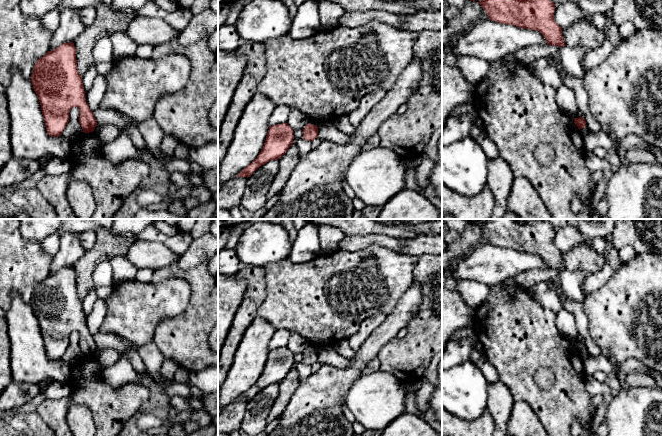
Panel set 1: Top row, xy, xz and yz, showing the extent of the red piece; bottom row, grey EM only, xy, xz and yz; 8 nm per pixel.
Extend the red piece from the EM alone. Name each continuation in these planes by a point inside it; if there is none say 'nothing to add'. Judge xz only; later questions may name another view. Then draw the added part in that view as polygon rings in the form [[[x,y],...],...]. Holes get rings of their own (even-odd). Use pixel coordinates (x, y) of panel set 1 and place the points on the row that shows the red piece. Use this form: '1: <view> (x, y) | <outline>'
nothing to add

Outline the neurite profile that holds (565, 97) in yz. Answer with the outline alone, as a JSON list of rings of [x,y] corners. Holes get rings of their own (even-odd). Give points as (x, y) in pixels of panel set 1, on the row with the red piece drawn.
[[[563,84],[556,89],[556,102],[560,110],[571,117],[578,111],[574,91]]]

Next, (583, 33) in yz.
[[[585,19],[577,21],[568,28],[562,29],[565,46],[584,47],[587,54],[599,47],[604,41],[604,34],[592,22]]]

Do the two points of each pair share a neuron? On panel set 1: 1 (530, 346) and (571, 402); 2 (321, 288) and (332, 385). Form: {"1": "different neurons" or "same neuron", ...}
{"1": "same neuron", "2": "different neurons"}

